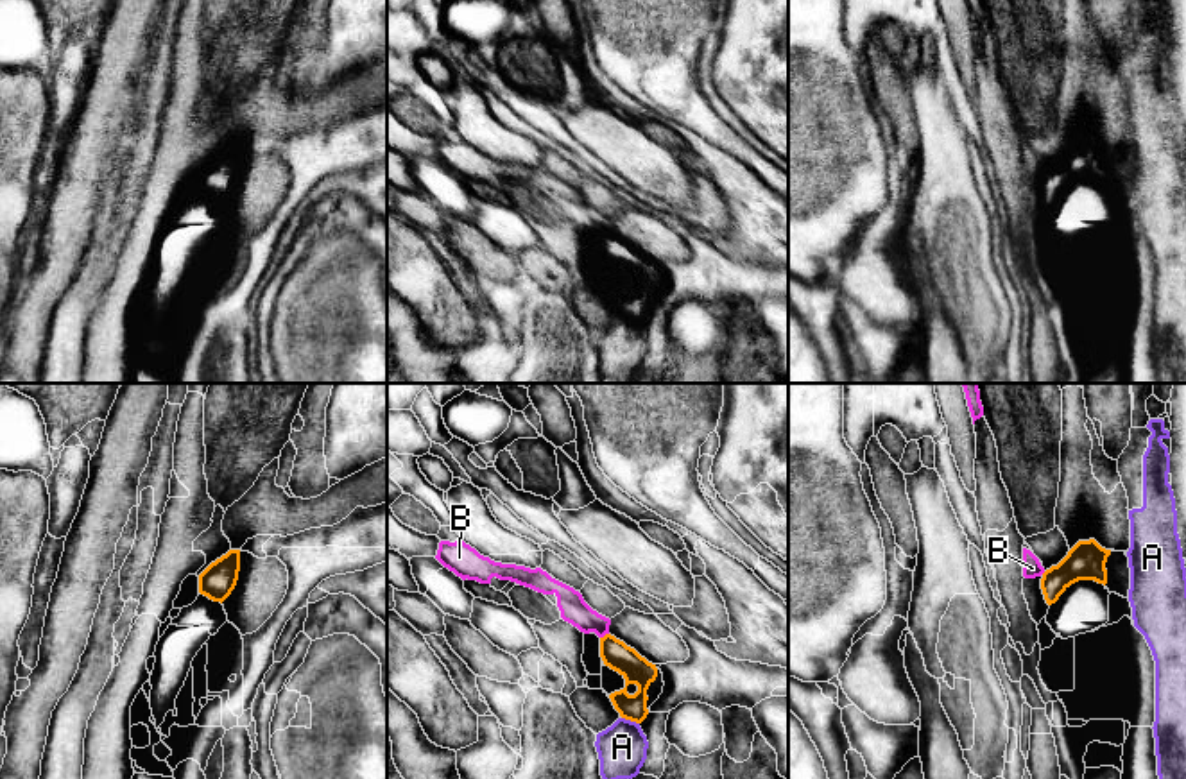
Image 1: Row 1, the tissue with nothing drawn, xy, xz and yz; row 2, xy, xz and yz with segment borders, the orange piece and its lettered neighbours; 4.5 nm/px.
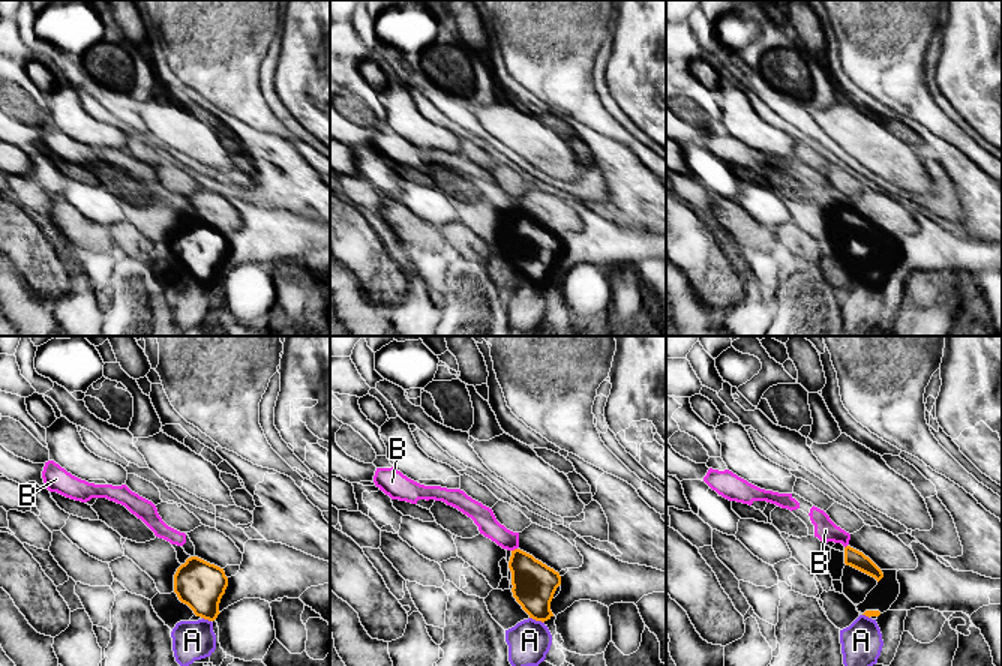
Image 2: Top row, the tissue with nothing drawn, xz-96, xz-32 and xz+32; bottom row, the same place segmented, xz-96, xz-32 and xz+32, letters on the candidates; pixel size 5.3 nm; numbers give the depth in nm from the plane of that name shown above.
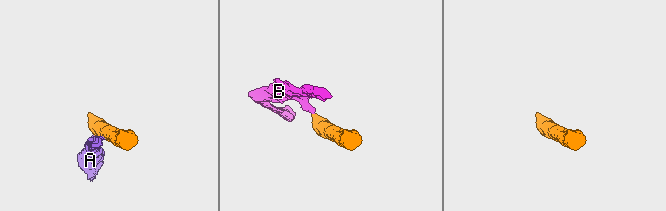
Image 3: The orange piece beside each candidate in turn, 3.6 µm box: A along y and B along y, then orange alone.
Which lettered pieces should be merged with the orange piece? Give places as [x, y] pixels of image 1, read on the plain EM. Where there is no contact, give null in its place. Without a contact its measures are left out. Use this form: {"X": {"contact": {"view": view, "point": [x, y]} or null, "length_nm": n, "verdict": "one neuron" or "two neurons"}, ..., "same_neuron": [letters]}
{"A": {"contact": {"view": "xz", "point": [631, 319]}, "length_nm": 90, "verdict": "two neurons"}, "B": {"contact": {"view": "xz", "point": [606, 233]}, "length_nm": 50, "verdict": "two neurons"}, "same_neuron": []}

